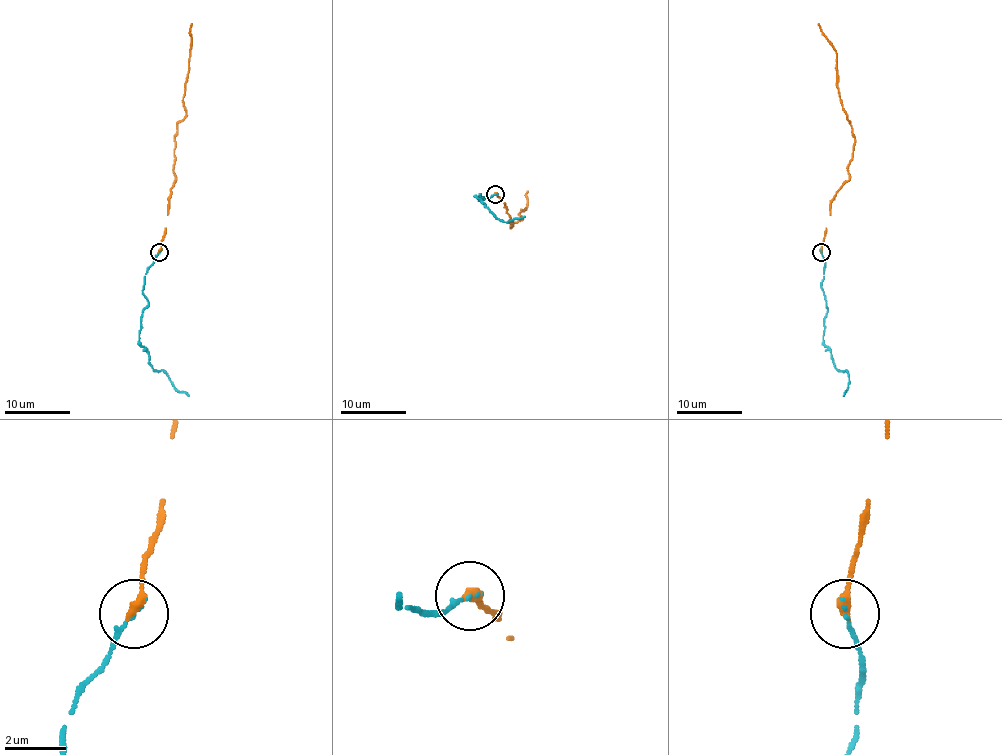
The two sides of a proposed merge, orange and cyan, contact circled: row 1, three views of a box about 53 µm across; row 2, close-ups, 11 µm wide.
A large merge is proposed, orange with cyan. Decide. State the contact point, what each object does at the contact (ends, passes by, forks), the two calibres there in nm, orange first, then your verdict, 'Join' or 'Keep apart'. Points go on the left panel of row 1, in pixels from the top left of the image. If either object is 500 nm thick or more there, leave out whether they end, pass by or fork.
Place: (159, 252). At the ring orange ends. At the ring cyan ends. Thickness 320 nm (orange) against 120 nm. Join

